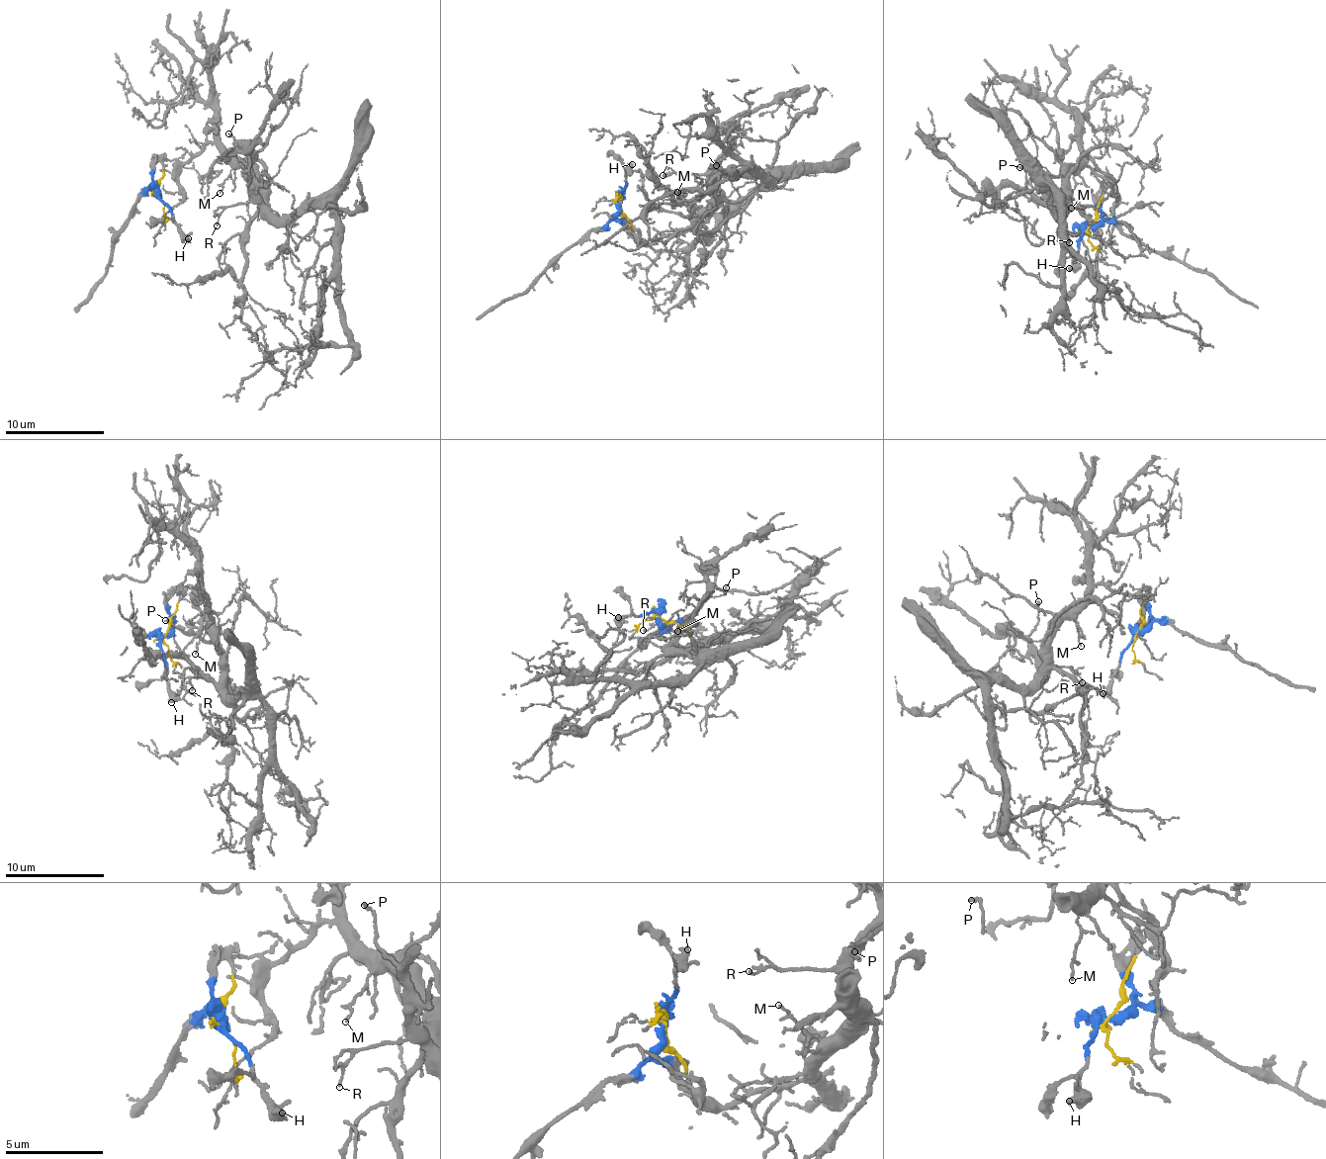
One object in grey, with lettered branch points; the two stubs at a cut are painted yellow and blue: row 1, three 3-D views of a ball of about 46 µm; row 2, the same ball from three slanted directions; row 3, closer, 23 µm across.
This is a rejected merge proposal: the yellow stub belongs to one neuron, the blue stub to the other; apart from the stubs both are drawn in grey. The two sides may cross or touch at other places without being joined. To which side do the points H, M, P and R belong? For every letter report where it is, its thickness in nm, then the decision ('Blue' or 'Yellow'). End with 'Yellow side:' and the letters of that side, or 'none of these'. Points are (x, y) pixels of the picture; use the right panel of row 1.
H: Place: (1069, 268). Thickness 340 nm. Blue
M: Place: (1071, 208). Thickness 110 nm. Yellow
P: Place: (1019, 167). Thickness 160 nm. Yellow
R: Place: (1069, 242). Thickness 120 nm. Yellow
Yellow side: M, P, R

